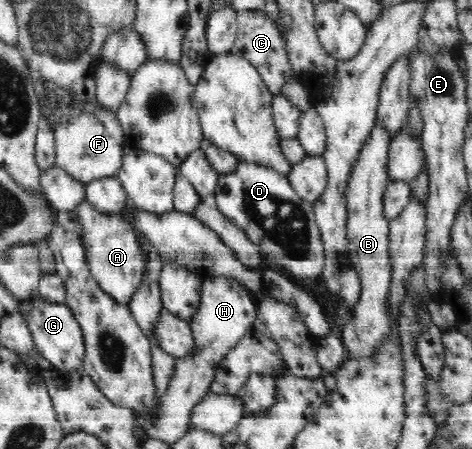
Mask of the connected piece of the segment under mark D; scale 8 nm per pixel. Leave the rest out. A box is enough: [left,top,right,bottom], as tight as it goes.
[215,160,324,281]

